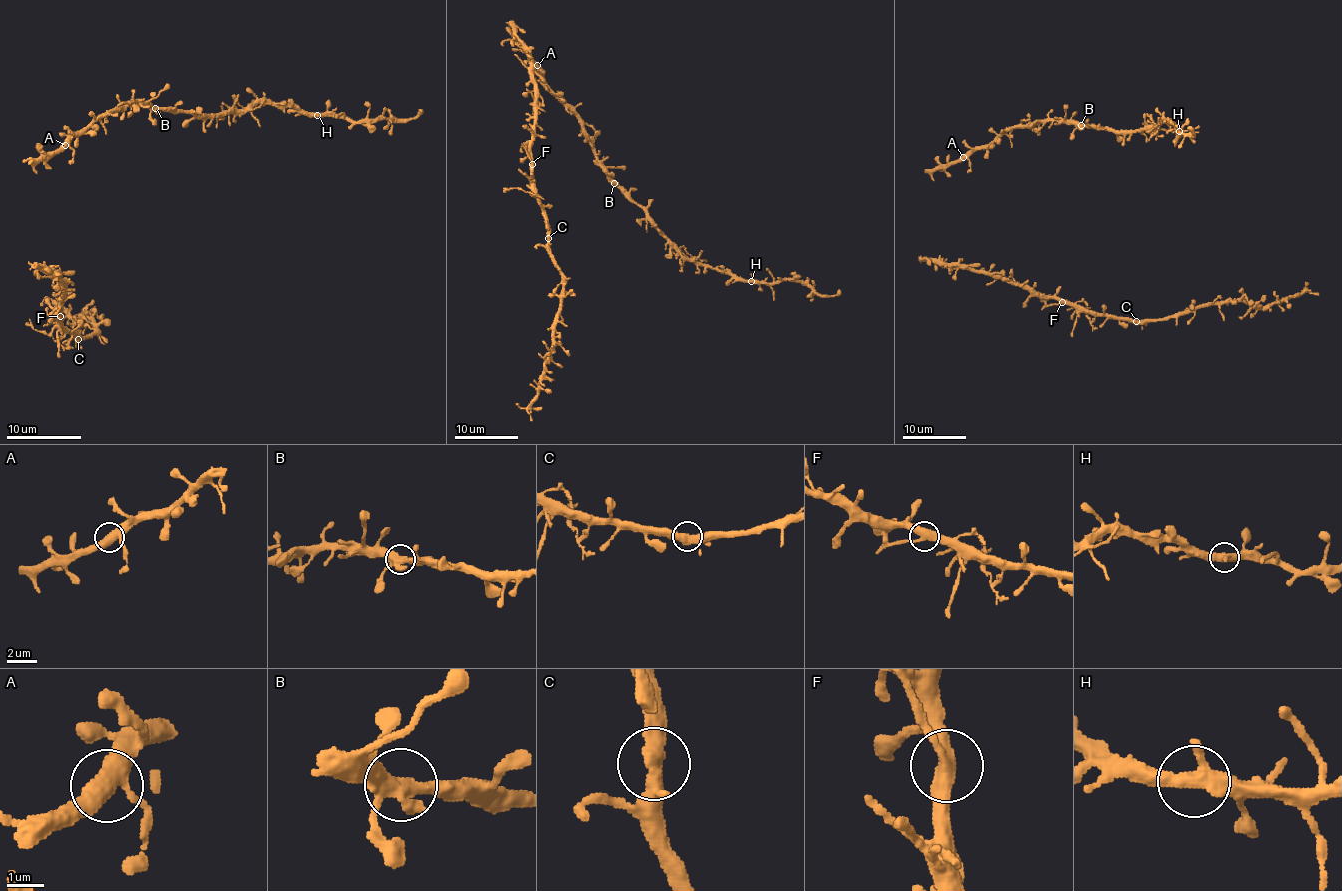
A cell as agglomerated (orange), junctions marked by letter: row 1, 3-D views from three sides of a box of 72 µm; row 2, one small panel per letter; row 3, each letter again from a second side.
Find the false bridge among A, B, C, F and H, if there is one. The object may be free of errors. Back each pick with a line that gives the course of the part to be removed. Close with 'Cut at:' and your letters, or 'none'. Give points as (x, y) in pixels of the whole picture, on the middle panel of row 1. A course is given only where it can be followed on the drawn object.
Cut at: none

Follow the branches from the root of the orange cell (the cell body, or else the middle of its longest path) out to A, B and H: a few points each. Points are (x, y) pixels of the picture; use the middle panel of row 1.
A: (513, 36), (537, 65)
B: (513, 36), (531, 60), (542, 82), (577, 117), (582, 135), (591, 146), (596, 162), (614, 183)
H: (513, 36), (542, 82), (577, 117), (596, 162), (645, 218), (684, 256), (751, 281)

